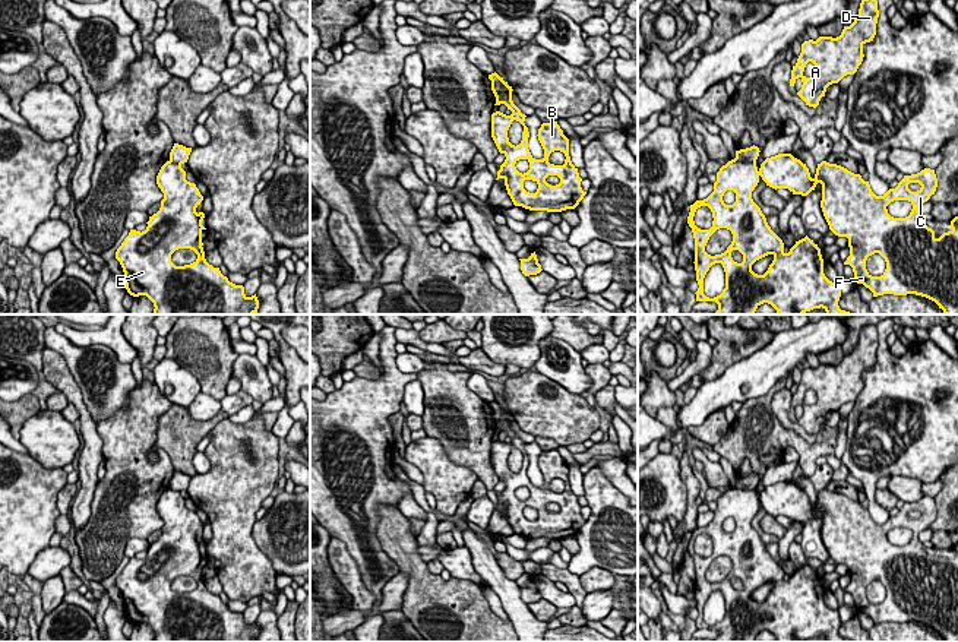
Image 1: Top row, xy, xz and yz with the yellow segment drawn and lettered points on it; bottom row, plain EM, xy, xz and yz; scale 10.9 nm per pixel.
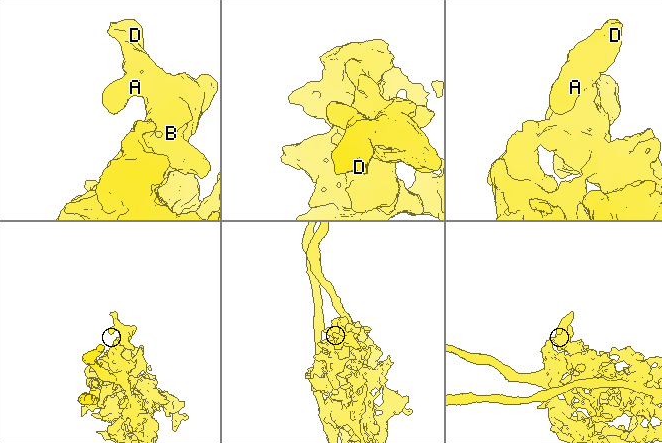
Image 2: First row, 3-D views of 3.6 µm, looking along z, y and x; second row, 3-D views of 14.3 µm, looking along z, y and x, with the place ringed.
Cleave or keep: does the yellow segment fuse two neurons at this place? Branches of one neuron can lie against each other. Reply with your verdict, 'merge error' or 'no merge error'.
merge error

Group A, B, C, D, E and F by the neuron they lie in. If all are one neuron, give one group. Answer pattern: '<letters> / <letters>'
A B C D F / E

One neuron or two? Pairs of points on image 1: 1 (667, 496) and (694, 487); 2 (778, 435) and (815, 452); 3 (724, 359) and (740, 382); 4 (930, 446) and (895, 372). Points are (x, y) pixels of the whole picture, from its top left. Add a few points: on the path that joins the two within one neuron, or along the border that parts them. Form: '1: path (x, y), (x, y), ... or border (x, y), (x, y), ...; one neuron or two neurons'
1: border (679, 459), (686, 512), (677, 522); two neurons
2: path (787, 437), (806, 451); one neuron
3: border (761, 350), (732, 363), (717, 378), (704, 382); two neurons
4: path (930, 427), (930, 407), (914, 391); one neuron

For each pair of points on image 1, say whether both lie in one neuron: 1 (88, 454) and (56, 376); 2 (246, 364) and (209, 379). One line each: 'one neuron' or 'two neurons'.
1: one neuron
2: two neurons

